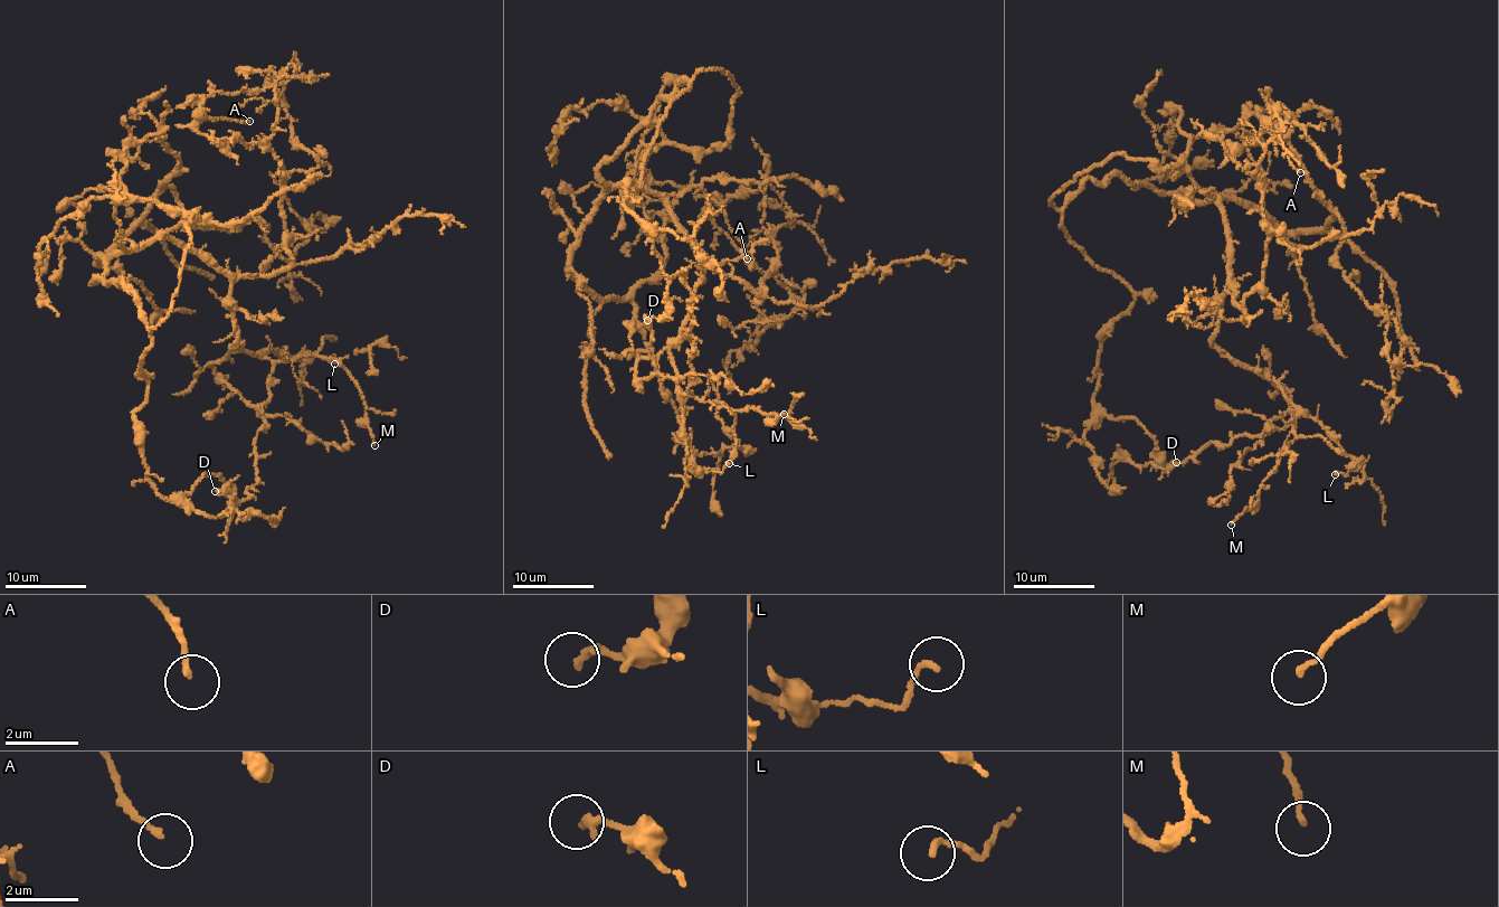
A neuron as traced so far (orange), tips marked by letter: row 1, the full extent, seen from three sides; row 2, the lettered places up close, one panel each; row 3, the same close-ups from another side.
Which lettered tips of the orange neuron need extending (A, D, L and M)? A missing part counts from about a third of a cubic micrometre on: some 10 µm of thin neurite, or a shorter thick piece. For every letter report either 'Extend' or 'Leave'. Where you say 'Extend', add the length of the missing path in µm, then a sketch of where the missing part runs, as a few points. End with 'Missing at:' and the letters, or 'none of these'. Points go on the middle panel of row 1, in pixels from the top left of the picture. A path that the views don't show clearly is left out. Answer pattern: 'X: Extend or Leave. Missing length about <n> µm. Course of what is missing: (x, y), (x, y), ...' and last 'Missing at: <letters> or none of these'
A: Leave
D: Leave
L: Leave
M: Leave
Missing at: none of these

